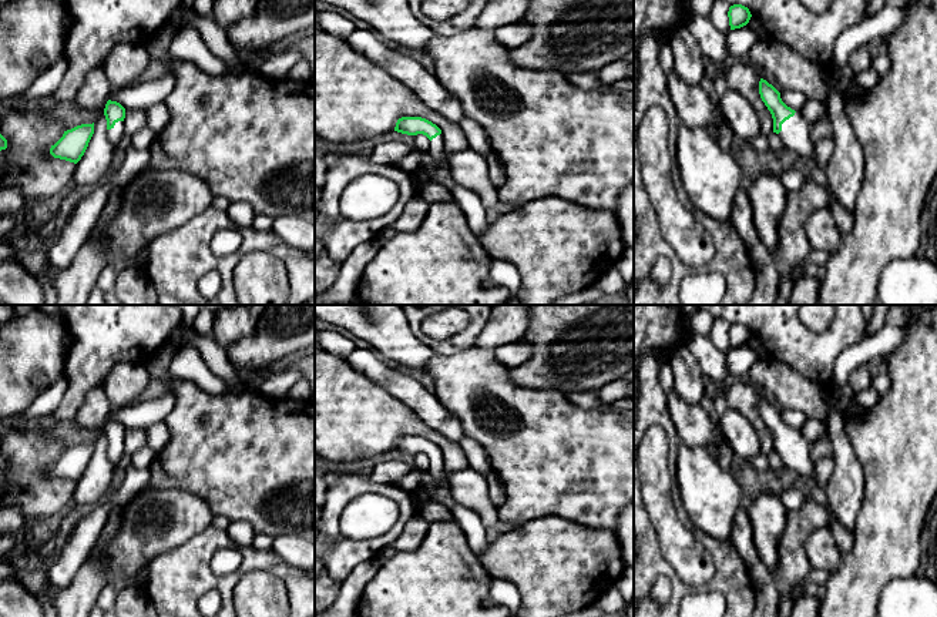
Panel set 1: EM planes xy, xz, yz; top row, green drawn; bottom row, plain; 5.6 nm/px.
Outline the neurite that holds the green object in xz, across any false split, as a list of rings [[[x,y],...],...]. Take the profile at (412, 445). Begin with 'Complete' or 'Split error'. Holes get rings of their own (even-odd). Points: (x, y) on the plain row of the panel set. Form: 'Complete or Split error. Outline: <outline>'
Split error. Outline: [[[402,436],[397,439],[394,450],[417,455],[423,453],[430,459],[430,475],[433,479],[440,479],[444,475],[444,459],[441,449],[431,440],[422,436]]]

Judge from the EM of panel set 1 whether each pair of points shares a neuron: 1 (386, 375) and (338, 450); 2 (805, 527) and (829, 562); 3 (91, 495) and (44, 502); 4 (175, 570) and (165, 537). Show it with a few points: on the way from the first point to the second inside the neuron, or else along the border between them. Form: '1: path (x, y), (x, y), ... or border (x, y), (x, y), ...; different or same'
1: border (352, 366), (407, 405); different
2: border (828, 525), (816, 529), (805, 545), (810, 567); different
3: border (76, 483), (73, 498); different
4: border (198, 533), (158, 555), (147, 566); different

